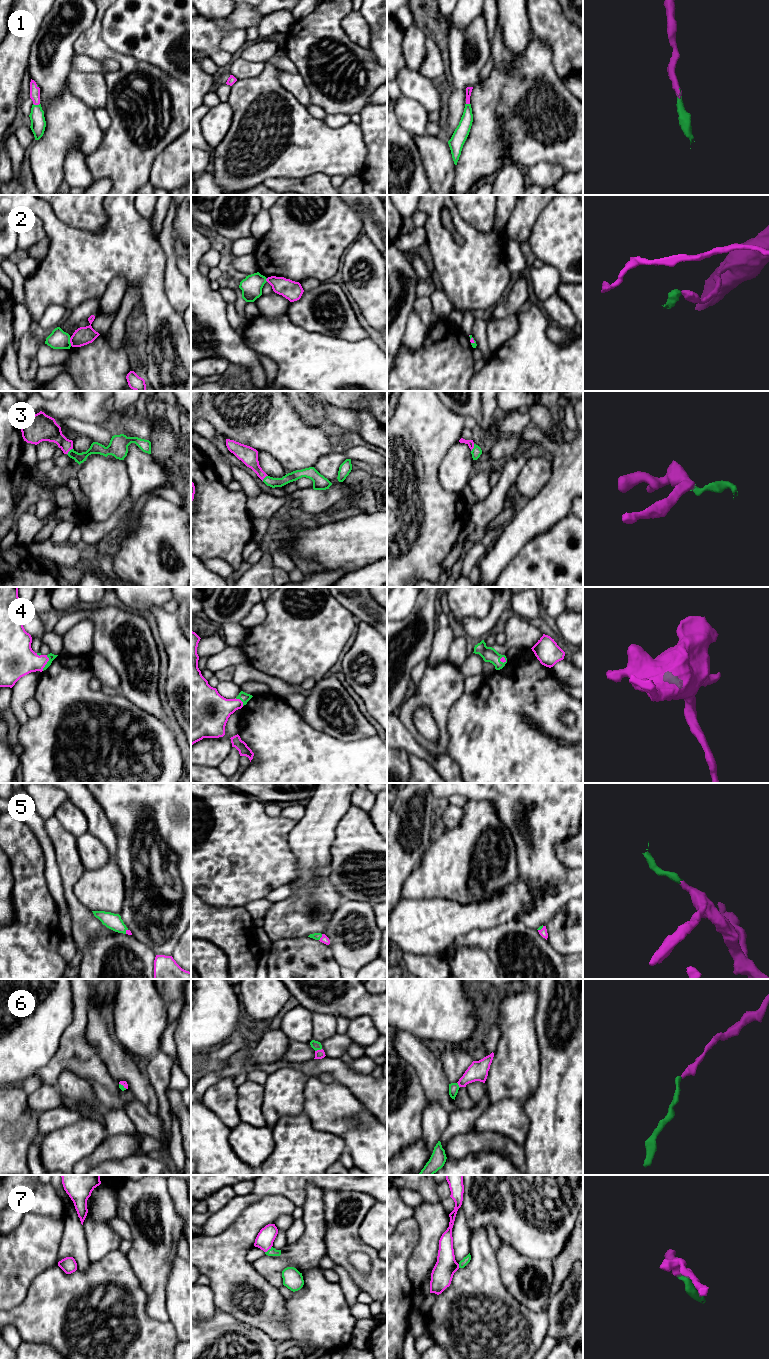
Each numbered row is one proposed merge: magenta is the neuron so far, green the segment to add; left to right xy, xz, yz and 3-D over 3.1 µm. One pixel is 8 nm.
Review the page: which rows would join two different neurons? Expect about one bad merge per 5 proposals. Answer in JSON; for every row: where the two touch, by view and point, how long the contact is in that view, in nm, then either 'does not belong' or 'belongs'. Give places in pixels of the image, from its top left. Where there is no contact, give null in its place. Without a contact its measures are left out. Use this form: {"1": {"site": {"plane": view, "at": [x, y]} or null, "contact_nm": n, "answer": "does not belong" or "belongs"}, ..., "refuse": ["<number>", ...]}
{"1": {"site": {"plane": "xy", "at": [36, 104]}, "contact_nm": 60, "answer": "belongs"}, "2": {"site": {"plane": "xy", "at": [70, 341]}, "contact_nm": 70, "answer": "does not belong"}, "3": {"site": {"plane": "yz", "at": [473, 447]}, "contact_nm": 70, "answer": "belongs"}, "4": {"site": {"plane": "xy", "at": [46, 663]}, "contact_nm": 130, "answer": "belongs"}, "5": {"site": {"plane": "xz", "at": [321, 937]}, "contact_nm": 60, "answer": "belongs"}, "6": {"site": {"plane": "xz", "at": [318, 1050]}, "contact_nm": 60, "answer": "belongs"}, "7": {"site": {"plane": "xz", "at": [268, 1249]}, "contact_nm": 80, "answer": "belongs"}, "refuse": ["2"]}

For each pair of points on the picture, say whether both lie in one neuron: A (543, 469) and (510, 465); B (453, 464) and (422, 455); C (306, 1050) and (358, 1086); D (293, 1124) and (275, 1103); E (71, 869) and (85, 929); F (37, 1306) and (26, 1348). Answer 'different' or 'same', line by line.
A: different
B: different
C: different
D: different
E: same
F: different

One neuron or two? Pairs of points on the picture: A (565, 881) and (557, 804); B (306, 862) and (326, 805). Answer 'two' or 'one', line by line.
A: one
B: one

